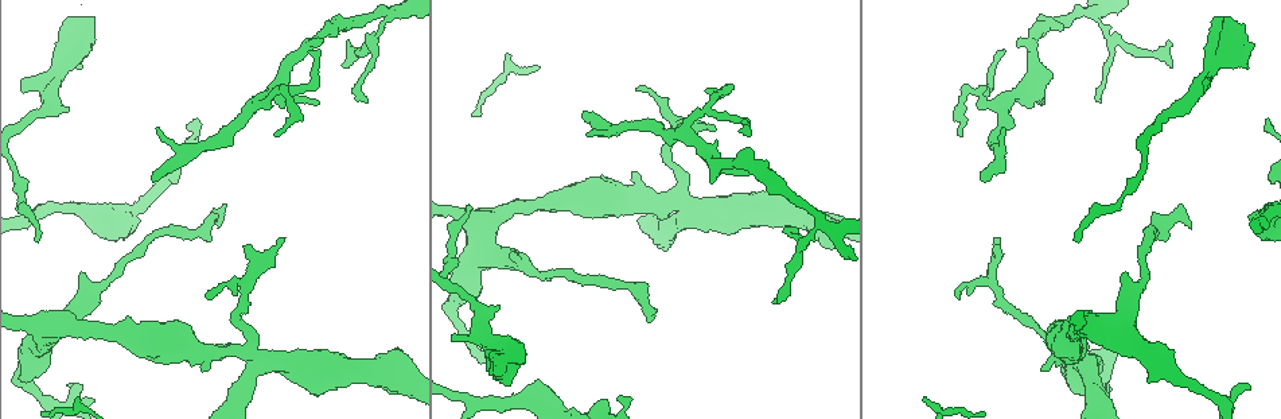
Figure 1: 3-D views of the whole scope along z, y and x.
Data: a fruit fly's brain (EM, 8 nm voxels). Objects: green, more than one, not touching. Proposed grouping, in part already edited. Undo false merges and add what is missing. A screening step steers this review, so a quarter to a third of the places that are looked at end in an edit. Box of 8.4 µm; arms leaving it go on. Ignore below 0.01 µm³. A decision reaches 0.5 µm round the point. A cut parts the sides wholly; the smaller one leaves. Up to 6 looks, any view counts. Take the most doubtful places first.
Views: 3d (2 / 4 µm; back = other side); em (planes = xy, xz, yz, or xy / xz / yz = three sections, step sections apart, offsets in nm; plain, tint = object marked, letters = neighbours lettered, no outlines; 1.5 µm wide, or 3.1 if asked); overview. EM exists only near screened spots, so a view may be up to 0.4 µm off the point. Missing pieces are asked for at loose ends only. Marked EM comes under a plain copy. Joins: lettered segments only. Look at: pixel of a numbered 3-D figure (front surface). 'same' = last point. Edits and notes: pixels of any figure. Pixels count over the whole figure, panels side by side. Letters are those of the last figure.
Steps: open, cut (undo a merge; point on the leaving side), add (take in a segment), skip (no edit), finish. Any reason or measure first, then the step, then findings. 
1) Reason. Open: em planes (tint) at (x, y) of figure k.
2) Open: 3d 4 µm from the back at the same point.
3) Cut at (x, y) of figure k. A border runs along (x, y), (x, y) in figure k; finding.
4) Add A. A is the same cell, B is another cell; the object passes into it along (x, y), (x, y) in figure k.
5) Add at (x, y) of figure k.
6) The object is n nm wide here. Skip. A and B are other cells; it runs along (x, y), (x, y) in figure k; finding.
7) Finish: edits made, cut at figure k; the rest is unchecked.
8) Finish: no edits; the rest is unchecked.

Stops while still wide. Open: em planes (letters) at (208, 369) of figure 1.

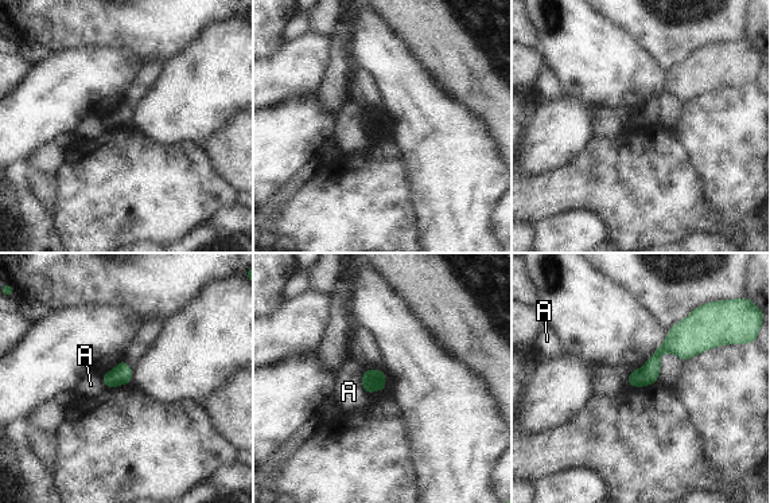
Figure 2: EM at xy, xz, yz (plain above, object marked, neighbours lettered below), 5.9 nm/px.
Skip. A is another cell; a border runs along (362, 371), (362, 388), (368, 393) in figure 2; no lettered segment goes on from it.

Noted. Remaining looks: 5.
An open end. Open: em planes (letters) at (981, 178) of figure 1.

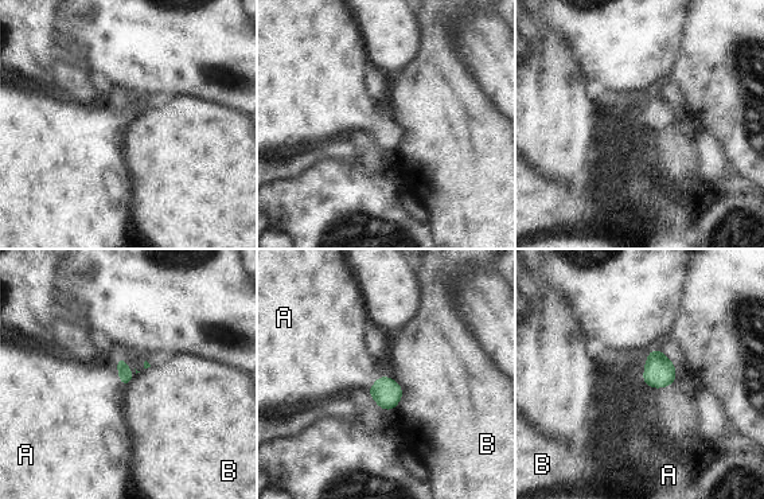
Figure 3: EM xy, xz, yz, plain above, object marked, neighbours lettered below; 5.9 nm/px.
Add A. A is the same cell, B is another cell; the object passes into it along (125, 377), (119, 374), (84, 397) in figure 3; the cell continues.

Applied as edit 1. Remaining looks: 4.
Thin end. Open: em xz step 8 (letters) at (747, 133) of figure 1.

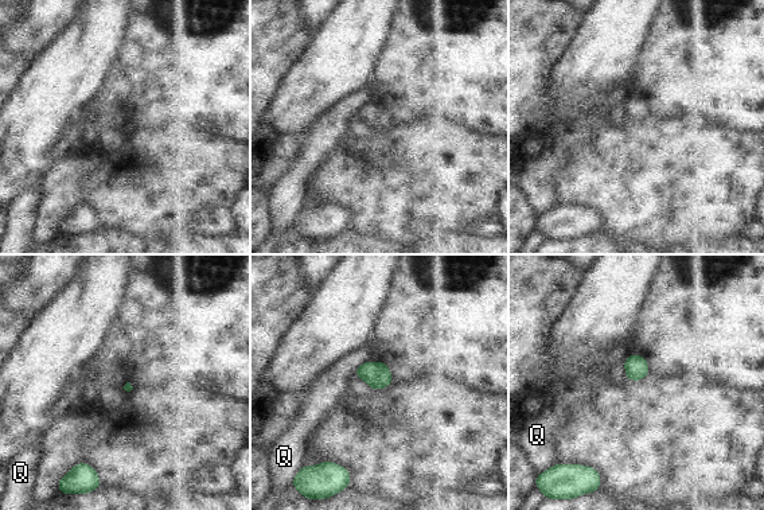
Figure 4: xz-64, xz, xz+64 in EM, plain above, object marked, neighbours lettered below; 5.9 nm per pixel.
Skip. Q is another cell; a border runs along (367, 359), (353, 373) in figure 4; none of them fits.

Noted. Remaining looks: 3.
Finish: edits made, add at figure 3; the rest is unchecked.

